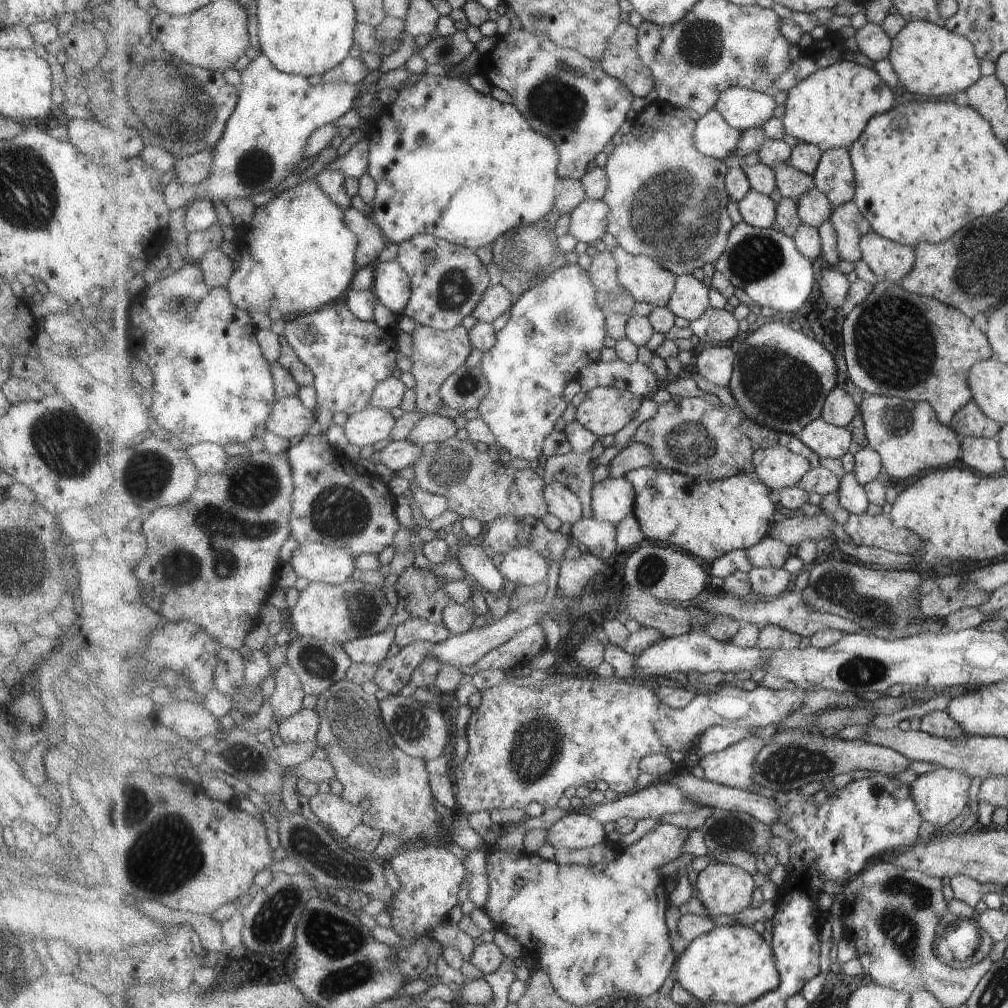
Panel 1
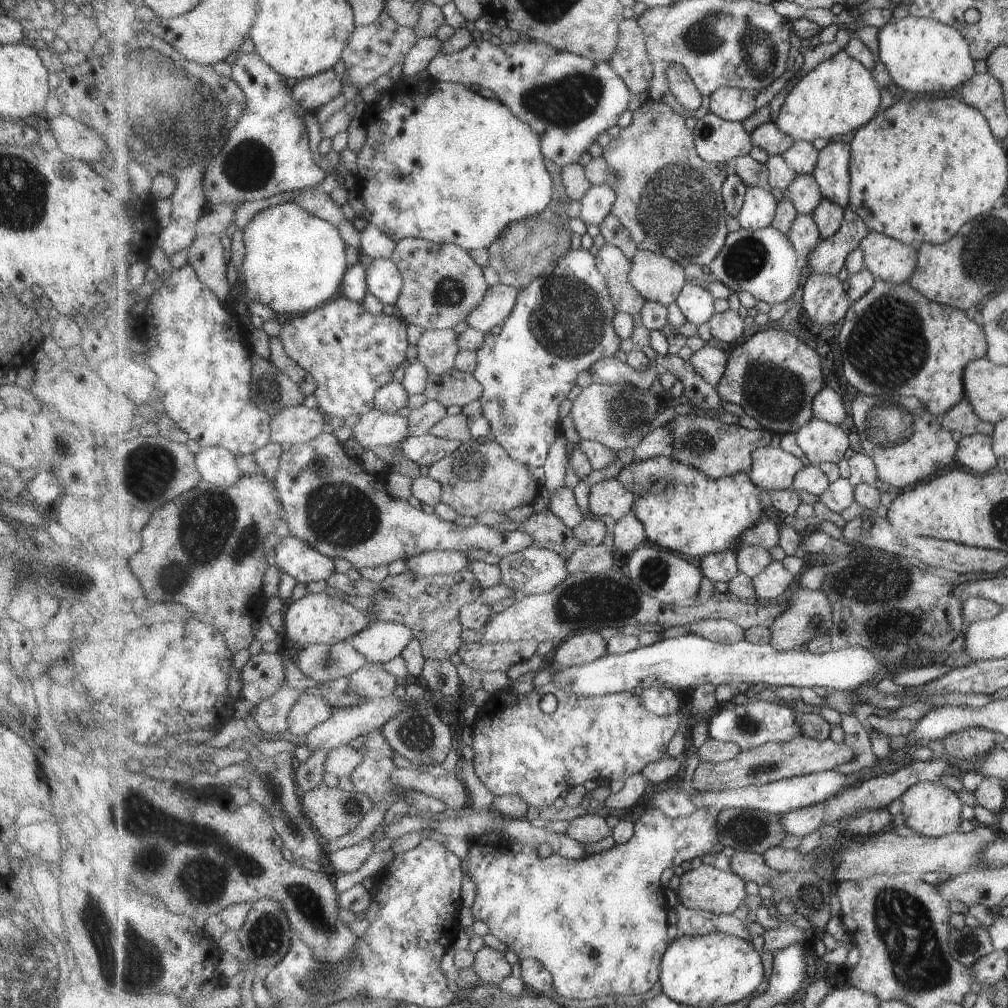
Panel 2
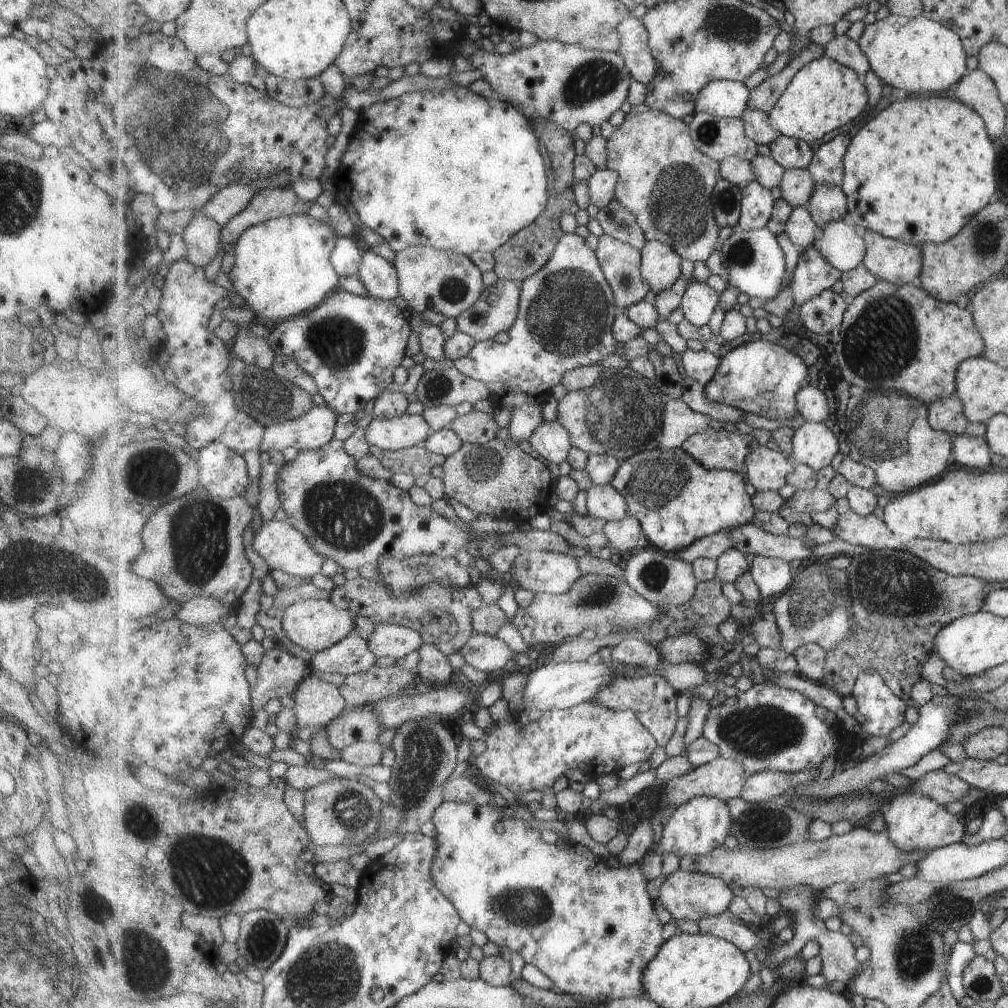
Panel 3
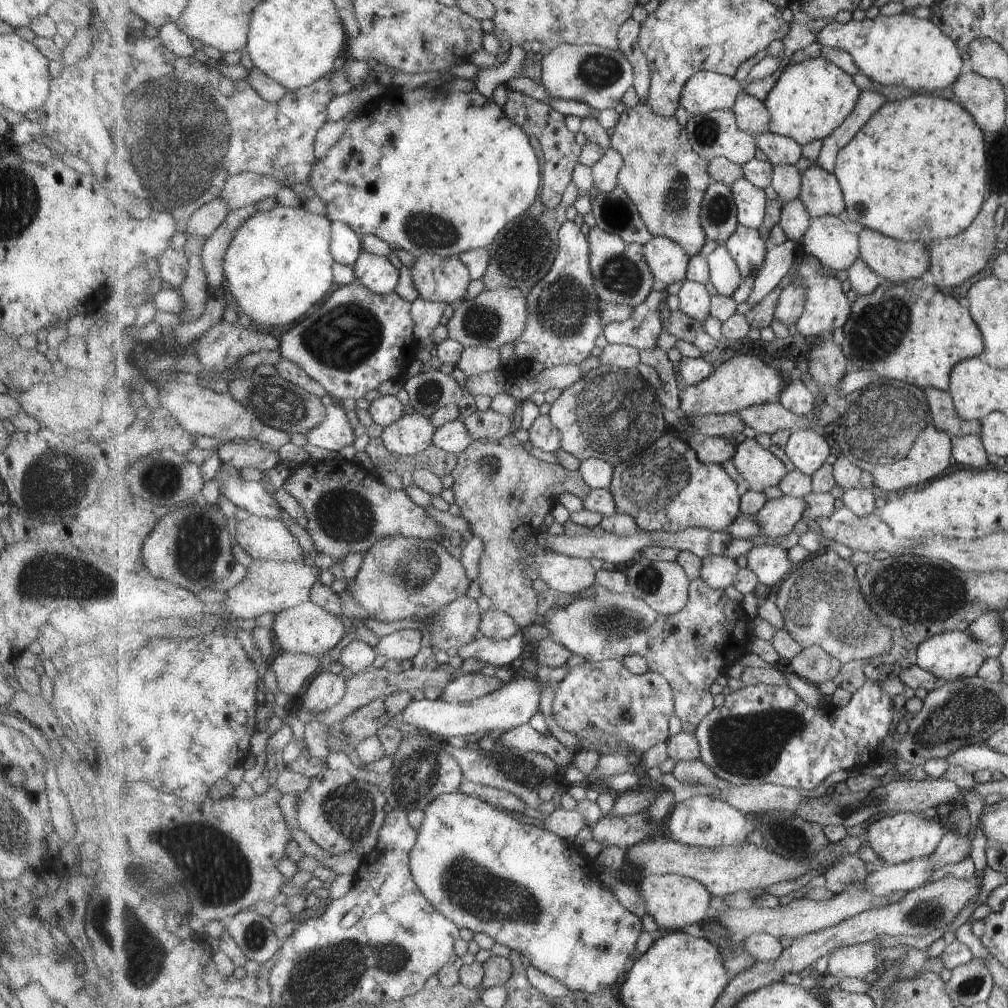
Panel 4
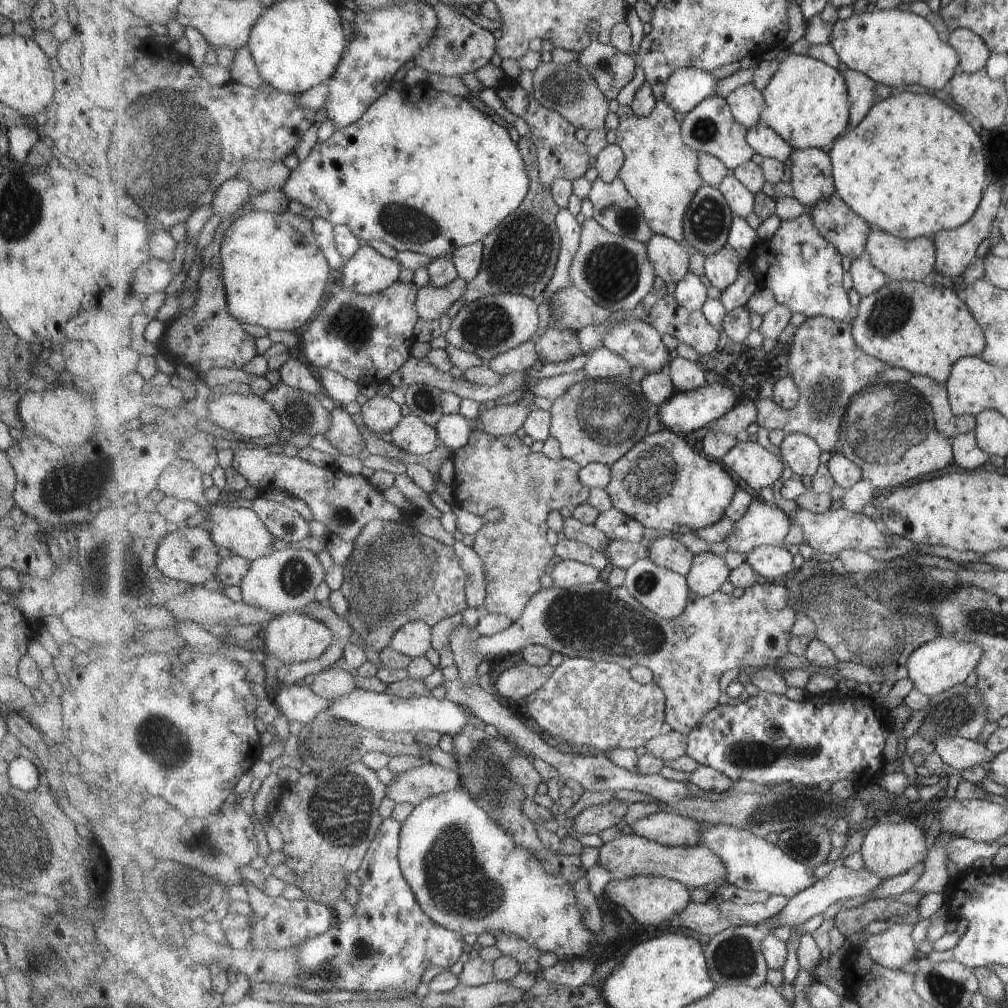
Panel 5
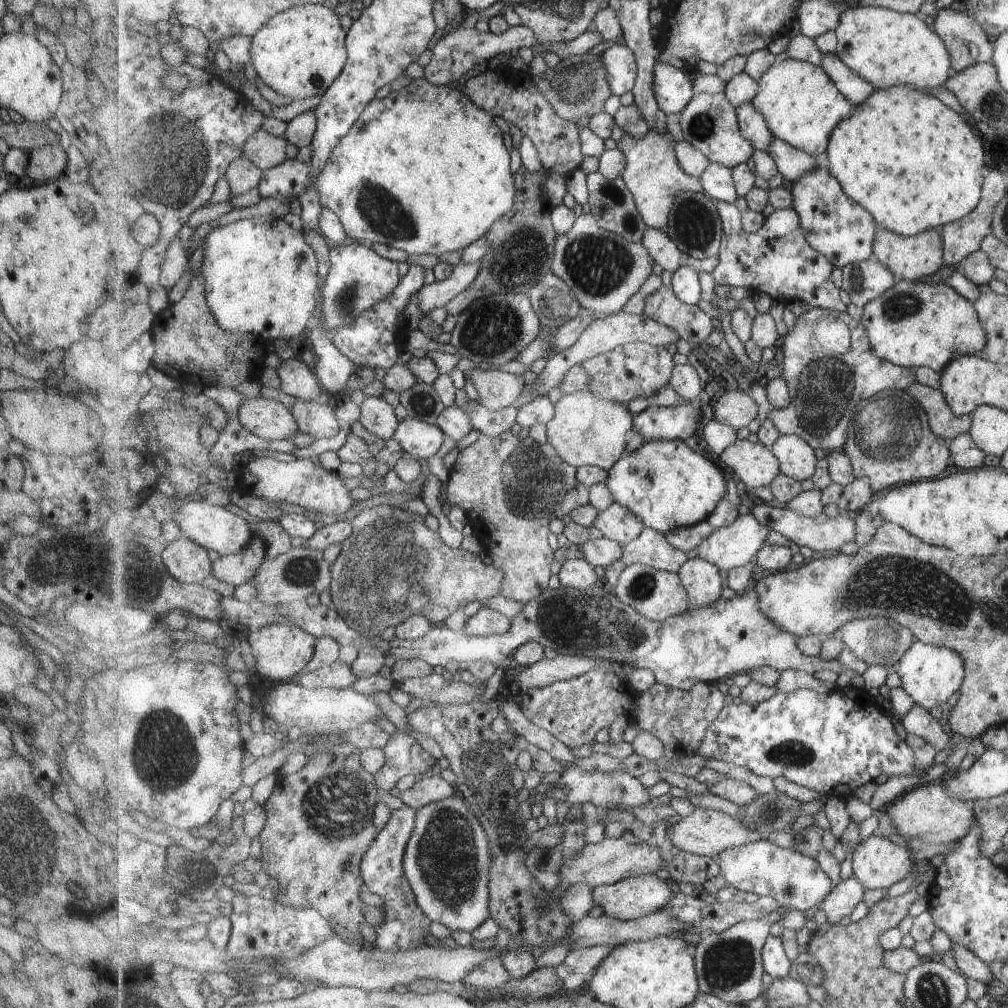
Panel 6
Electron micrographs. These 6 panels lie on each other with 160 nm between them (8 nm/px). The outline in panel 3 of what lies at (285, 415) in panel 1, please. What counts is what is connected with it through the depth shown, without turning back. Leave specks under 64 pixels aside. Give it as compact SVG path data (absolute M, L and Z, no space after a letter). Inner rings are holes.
M327 404L314 405L307 414L269 426L260 452L272 449L282 451L289 447L299 451L318 450L334 440L337 416Z

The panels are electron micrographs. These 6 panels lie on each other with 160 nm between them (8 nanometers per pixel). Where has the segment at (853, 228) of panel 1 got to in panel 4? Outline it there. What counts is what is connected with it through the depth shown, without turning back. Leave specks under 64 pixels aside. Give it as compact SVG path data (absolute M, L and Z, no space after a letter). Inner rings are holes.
M791 282L780 292L773 318L786 327L796 324L805 312L805 305L806 291Z

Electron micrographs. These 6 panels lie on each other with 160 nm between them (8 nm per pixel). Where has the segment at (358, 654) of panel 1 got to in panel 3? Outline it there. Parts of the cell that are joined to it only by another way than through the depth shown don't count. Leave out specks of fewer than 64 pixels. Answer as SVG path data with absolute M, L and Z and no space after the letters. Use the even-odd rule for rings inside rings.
M377 624L367 640L369 650L378 658L404 658L420 650L424 645L423 636L411 628L397 624Z

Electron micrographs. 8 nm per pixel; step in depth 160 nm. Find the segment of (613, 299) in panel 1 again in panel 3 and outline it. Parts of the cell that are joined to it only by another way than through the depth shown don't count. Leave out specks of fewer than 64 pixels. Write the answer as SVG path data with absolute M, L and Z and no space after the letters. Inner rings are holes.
M604 233L599 237L596 253L613 288L615 304L621 309L642 302L652 292L641 276L642 252L638 248Z

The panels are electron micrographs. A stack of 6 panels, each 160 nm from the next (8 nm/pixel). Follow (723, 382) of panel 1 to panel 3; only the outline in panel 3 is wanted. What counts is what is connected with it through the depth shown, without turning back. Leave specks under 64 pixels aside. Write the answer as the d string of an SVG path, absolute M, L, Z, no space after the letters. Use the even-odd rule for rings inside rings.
M687 349L678 357L678 361L686 376L705 385L715 379L719 366L722 364L721 357L706 349L700 352Z

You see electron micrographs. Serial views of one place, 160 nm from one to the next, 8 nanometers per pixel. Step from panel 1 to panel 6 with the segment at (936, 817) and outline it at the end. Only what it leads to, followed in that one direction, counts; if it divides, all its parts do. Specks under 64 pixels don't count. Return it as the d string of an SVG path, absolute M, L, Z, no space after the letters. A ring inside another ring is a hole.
M870 836L861 843L856 853L853 854L852 870L854 877L859 878L867 886L867 889L887 890L893 884L905 880L909 874L915 872L916 860L904 844L897 845L891 840L880 837Z

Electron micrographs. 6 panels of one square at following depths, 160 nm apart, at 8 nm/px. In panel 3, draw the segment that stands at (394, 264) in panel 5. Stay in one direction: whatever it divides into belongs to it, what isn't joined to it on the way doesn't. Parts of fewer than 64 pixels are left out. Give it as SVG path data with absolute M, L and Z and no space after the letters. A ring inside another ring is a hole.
M364 249L358 278L373 298L390 301L399 297L399 278L394 264L373 249Z

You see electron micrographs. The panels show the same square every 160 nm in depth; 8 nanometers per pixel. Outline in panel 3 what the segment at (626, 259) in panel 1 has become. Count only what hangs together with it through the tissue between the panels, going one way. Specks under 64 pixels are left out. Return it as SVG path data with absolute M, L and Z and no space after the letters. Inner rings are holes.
M648 241L642 248L641 276L653 293L671 289L680 279L683 257L663 241Z

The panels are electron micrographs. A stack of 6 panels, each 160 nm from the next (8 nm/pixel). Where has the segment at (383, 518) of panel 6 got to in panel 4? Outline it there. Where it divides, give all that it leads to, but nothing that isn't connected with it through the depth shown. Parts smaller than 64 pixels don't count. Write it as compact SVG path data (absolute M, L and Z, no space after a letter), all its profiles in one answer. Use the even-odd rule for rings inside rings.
M393 535L379 539L364 554L364 563L350 590L371 617L387 624L403 624L403 620L427 621L434 617L448 604L465 597L469 584L464 564L449 554L441 540Z

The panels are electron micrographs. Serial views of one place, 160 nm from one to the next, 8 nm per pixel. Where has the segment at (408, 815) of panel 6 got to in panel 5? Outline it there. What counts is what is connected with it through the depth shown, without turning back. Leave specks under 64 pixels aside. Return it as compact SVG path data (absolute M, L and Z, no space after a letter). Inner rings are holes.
M390 817L382 822L382 827L374 842L370 844L366 858L357 872L362 884L359 889L360 902L355 906L355 914L349 919L337 919L331 930L311 937L297 948L302 972L298 979L300 984L295 988L305 989L311 993L336 988L350 992L361 990L375 992L399 988L410 994L421 982L425 970L433 966L441 966L443 970L459 960L459 956L463 954L462 934L438 925L427 916L419 904L414 889L402 873L398 857L401 836L402 823Z

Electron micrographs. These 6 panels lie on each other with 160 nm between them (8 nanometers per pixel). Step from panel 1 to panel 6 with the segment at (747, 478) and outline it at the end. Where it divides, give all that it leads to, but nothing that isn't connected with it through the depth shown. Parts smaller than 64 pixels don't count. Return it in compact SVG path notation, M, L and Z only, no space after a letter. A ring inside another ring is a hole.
M649 440L609 470L607 486L614 502L641 518L646 527L665 535L713 516L727 496L723 471L681 440Z

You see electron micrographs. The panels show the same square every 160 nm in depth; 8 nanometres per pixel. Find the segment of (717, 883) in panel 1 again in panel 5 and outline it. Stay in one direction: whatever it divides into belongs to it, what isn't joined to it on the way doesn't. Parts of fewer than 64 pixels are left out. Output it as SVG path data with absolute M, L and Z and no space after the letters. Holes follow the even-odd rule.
M639 875L630 879L613 879L606 887L606 899L623 906L634 920L645 926L659 926L678 915L691 902L691 889L686 884L665 877Z

